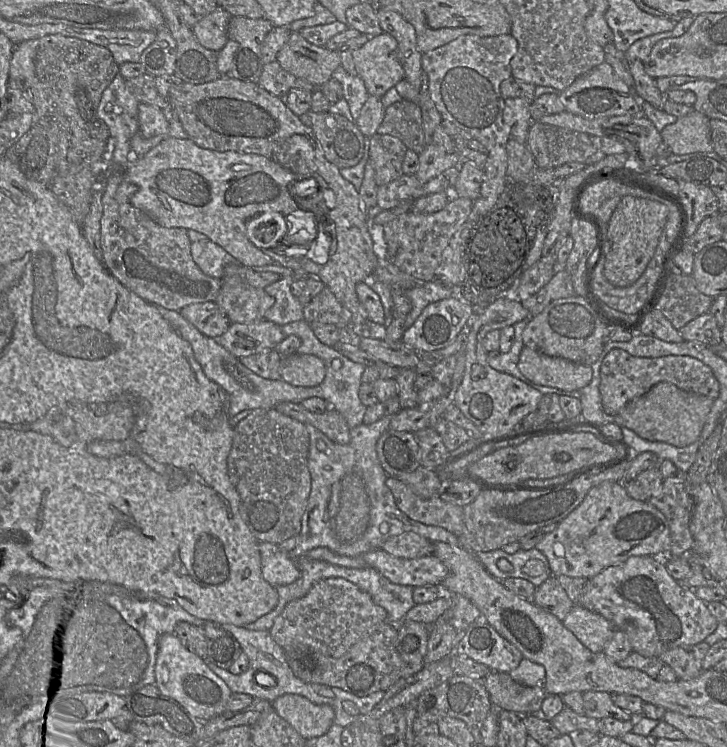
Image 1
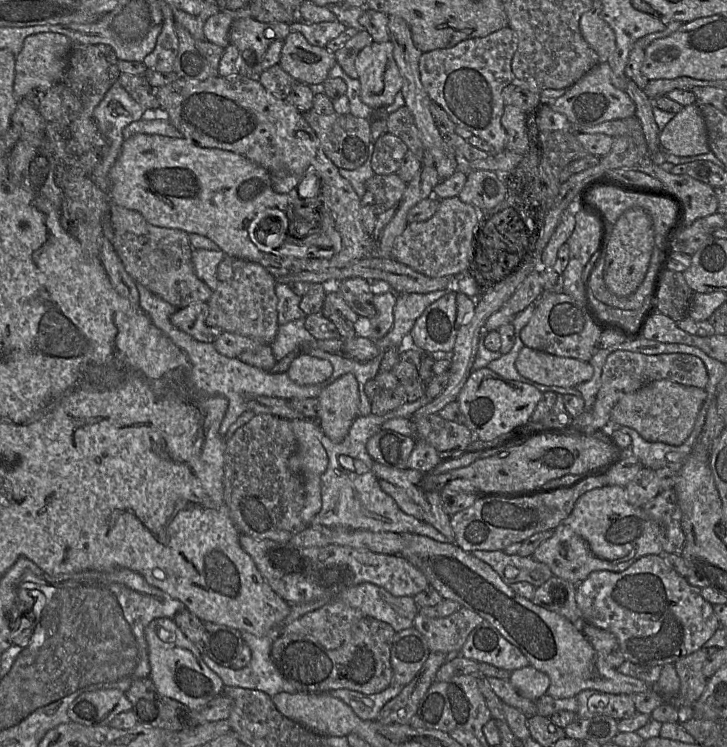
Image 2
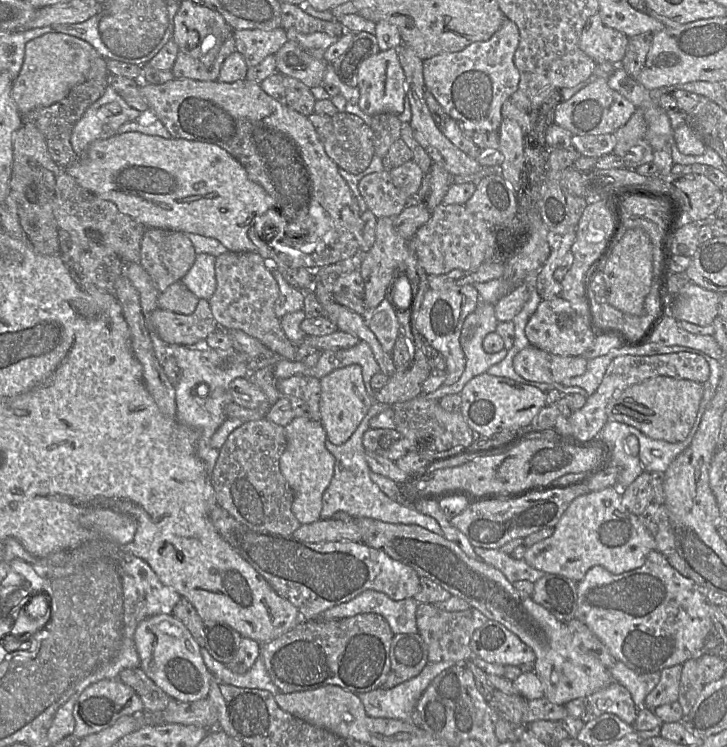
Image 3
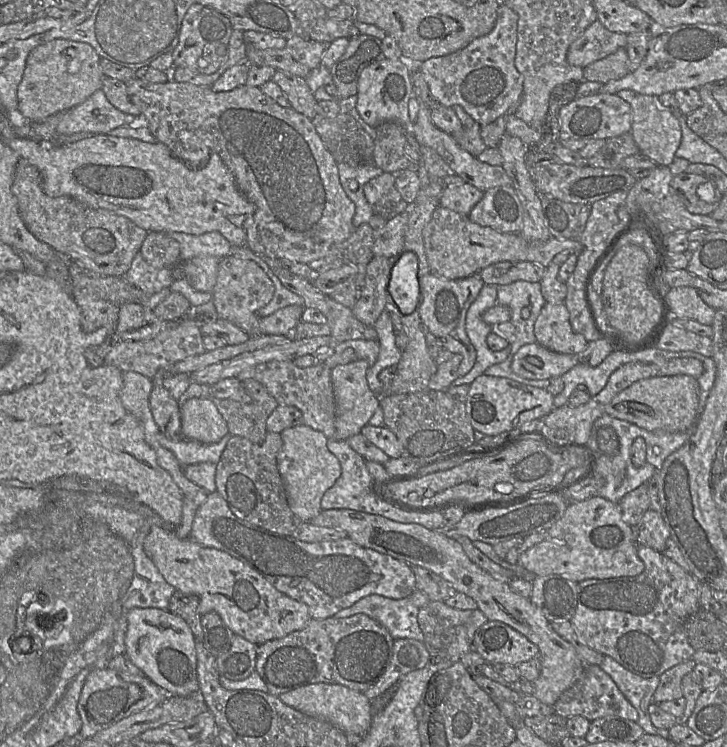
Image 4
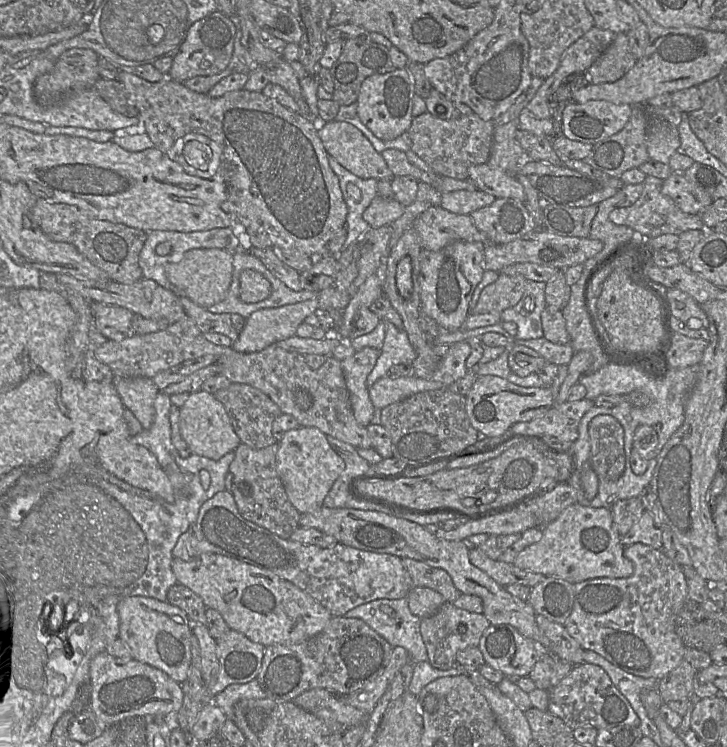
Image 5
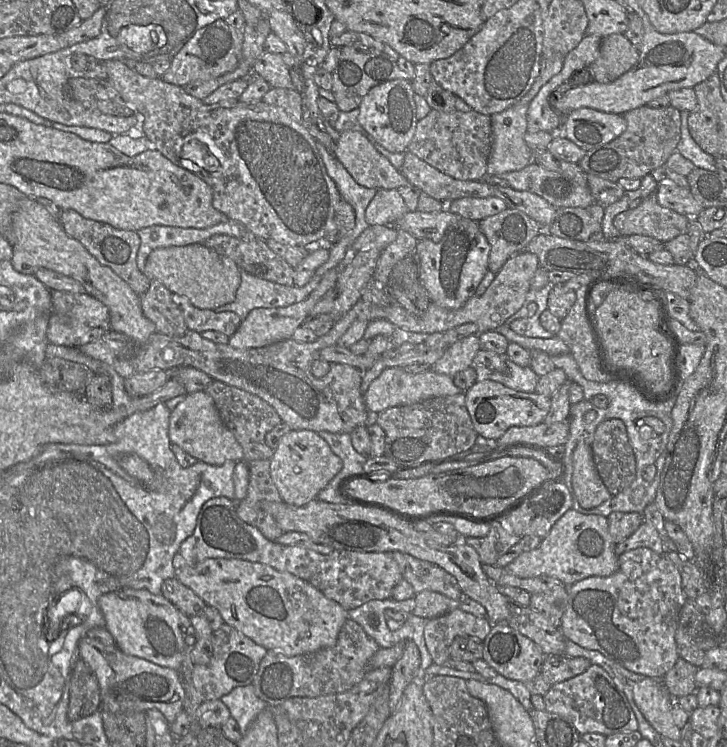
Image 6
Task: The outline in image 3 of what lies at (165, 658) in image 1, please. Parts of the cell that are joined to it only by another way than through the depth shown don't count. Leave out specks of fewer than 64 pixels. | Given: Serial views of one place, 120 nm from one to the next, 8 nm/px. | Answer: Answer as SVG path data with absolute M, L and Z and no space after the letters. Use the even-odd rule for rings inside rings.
M158 614L141 621L134 632L141 668L170 697L193 702L208 697L213 674L204 663L200 646L172 614Z

